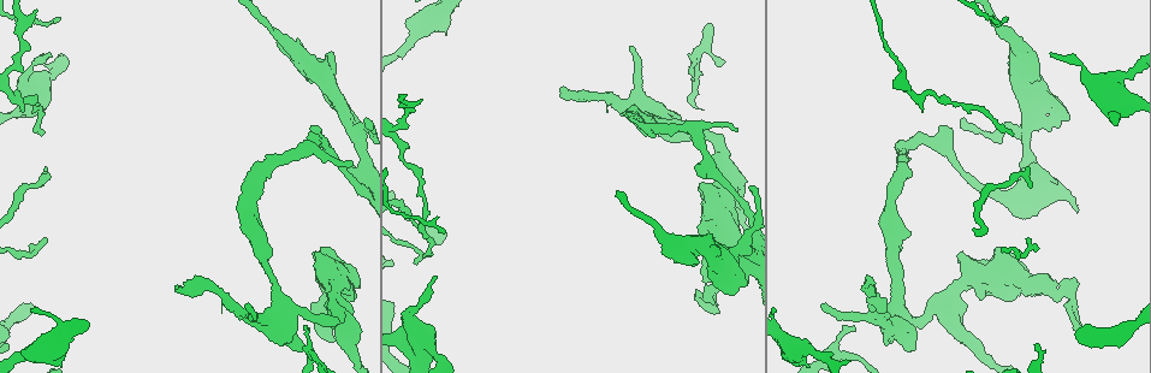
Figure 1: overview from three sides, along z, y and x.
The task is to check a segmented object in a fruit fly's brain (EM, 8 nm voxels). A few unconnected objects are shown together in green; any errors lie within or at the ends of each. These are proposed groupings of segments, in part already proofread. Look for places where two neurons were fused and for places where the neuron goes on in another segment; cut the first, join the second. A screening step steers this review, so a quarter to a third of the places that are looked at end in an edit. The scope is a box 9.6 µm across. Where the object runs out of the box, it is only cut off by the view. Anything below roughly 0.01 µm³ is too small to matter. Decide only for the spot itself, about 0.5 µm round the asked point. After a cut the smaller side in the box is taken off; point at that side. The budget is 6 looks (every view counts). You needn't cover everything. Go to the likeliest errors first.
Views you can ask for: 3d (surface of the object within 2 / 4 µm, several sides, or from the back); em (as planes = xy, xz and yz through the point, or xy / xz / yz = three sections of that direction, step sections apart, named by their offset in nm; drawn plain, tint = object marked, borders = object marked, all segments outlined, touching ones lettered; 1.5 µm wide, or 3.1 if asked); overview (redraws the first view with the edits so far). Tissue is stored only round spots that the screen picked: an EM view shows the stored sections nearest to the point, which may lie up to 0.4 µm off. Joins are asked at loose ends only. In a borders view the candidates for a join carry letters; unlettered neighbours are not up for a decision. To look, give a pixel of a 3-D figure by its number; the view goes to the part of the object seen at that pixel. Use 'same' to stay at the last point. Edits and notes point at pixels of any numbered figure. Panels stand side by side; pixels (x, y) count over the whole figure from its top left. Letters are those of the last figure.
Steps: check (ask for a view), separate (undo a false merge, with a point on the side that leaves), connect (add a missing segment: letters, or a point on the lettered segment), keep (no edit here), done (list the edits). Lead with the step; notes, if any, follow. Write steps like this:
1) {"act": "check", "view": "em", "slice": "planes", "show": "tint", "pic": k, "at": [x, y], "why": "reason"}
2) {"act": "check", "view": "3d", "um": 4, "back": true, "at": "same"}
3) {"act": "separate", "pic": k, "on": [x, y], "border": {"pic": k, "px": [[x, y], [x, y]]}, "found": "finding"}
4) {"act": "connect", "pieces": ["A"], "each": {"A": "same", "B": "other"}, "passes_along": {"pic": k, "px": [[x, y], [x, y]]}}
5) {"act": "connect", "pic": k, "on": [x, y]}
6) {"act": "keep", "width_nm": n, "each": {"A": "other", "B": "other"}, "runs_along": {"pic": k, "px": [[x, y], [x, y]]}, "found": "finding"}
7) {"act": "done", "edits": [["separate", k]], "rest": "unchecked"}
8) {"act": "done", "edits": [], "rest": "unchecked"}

{"act": "check", "view": "em", "slice": "yz", "step": 8, "show": "borders", "pic": 1, "at": [332, 338], "why": "branch stops here"}

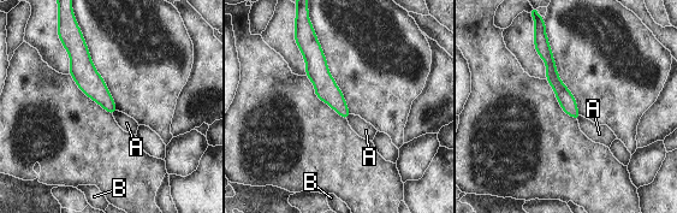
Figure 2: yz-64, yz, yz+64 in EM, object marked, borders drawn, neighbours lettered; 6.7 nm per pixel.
{"act": "keep", "longest_contact_nm": ["A", 50], "each": {"A": "other", "B": "other"}, "border": {"pic": 2, "px": [[350, 114], [346, 119]]}, "found": "none of them fits"}

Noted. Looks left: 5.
{"act": "check", "view": "em", "slice": "planes", "show": "borders", "pic": 1, "at": [1031, 185], "why": "tapers out"}

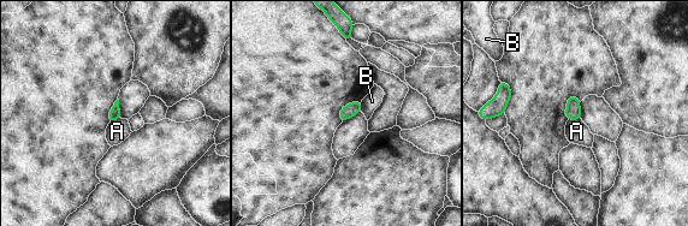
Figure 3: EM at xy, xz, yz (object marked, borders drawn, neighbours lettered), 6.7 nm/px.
{"act": "keep", "width_nm": 80, "each": {"A": "other", "B": "other"}, "border": {"pic": 3, "px": [[580, 118], [568, 120]]}, "found": "none of them fits"}

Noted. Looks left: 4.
{"act": "check", "view": "3d", "um": 4, "pic": 1, "at": [946, 304], "why": "branch point"}

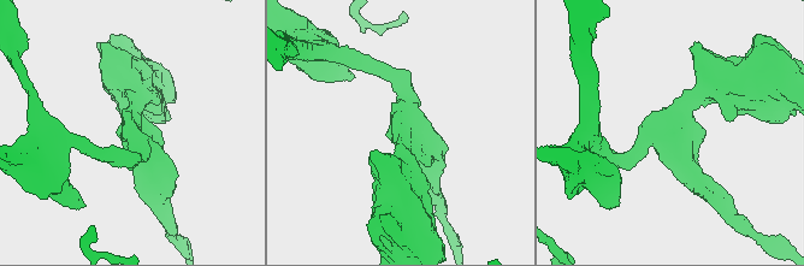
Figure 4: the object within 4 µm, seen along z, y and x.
{"act": "check", "view": "em", "slice": "planes", "show": "borders", "pic": 4, "at": [400, 127], "arms": 3, "arm_widths_nm": [240, 240, 360], "why": "now the EM"}

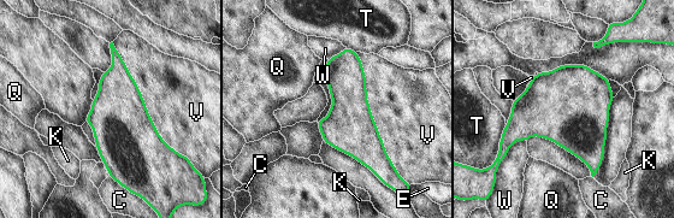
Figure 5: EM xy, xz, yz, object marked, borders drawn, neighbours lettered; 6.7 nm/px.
{"act": "keep", "width_nm": 340, "each": {"C": "other", "E": "other", "K": "other", "Q": "other", "T": "other", "V": "other", "W": "other"}, "found": "all the same neuron"}

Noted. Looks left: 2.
{"act": "done", "edits": [], "rest": "unchecked"}

